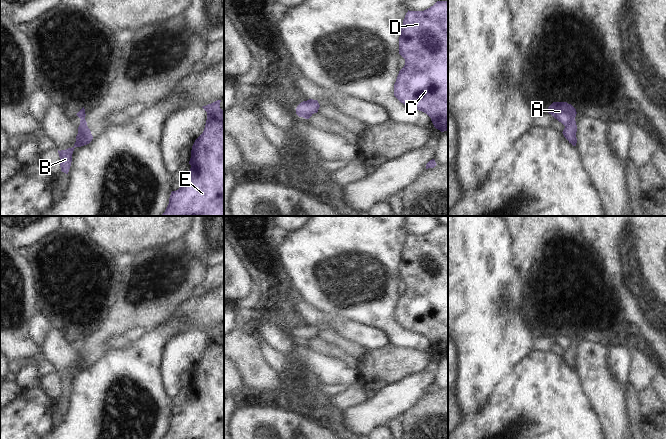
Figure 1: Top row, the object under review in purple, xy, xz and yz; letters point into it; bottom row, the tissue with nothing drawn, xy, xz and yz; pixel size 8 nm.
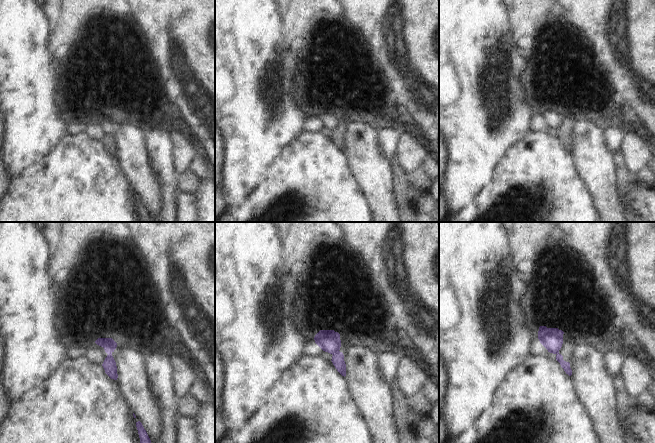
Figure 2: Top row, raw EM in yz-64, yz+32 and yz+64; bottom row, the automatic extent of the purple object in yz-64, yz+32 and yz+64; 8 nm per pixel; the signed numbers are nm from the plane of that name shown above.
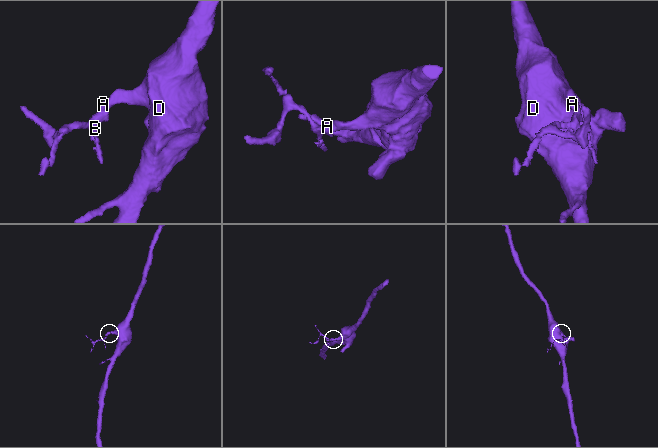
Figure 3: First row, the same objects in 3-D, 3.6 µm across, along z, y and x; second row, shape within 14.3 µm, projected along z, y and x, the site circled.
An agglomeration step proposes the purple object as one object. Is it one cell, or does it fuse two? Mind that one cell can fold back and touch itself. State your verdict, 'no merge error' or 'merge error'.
merge error

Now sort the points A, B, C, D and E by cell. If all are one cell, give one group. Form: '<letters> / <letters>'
A C D E / B

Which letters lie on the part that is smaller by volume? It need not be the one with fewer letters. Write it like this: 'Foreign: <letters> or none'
Foreign: B

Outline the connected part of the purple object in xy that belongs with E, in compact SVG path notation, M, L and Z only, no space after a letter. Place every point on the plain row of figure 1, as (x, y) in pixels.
M217 324L202 332L207 336L203 357L195 364L189 388L191 392L181 405L181 411L172 415L169 428L162 439L224 439L224 334Z

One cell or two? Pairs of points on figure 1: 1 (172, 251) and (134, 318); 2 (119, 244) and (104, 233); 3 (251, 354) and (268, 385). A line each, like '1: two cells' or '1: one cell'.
1: one cell
2: one cell
3: one cell

